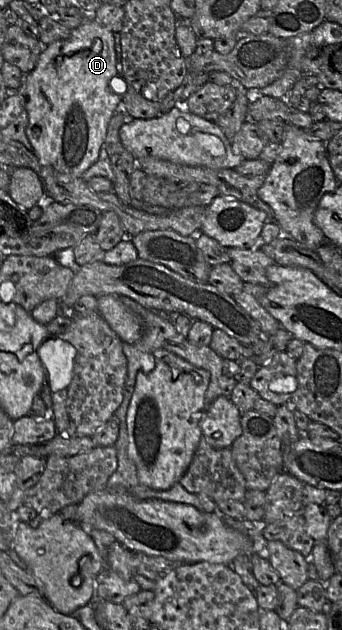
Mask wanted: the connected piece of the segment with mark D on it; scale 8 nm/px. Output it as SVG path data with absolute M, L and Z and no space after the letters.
M93 17L74 28L64 40L44 46L34 69L22 84L25 110L28 115L27 136L39 160L55 172L82 177L99 158L107 128L113 115L122 111L122 99L129 83L122 73L120 36Z

